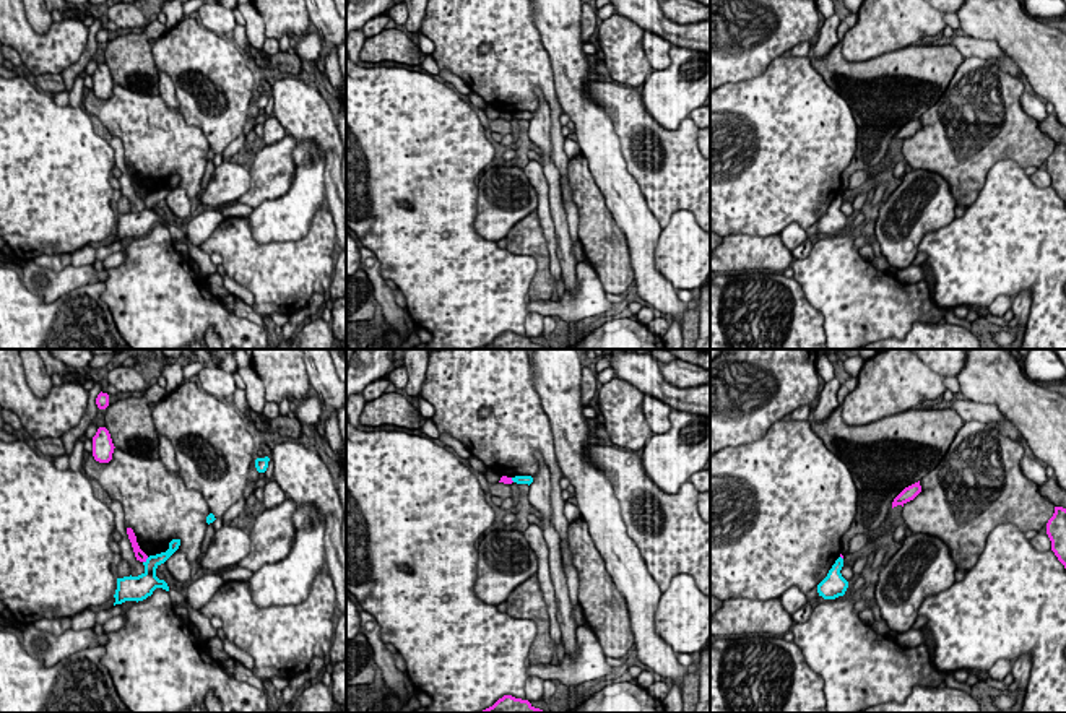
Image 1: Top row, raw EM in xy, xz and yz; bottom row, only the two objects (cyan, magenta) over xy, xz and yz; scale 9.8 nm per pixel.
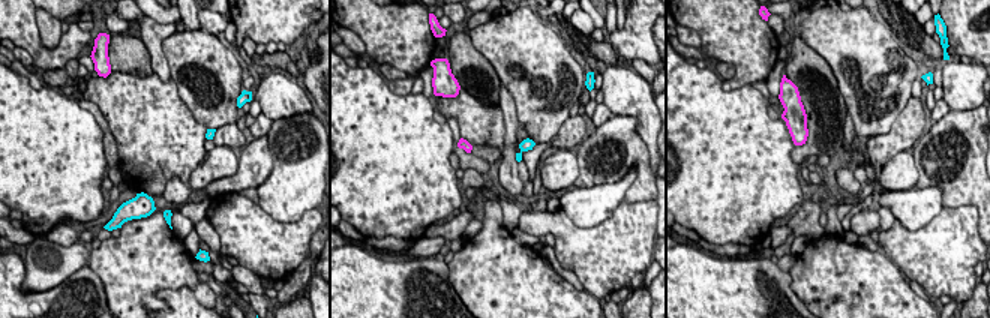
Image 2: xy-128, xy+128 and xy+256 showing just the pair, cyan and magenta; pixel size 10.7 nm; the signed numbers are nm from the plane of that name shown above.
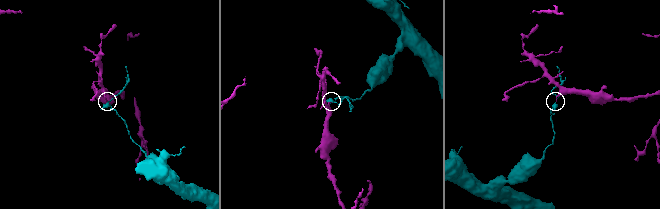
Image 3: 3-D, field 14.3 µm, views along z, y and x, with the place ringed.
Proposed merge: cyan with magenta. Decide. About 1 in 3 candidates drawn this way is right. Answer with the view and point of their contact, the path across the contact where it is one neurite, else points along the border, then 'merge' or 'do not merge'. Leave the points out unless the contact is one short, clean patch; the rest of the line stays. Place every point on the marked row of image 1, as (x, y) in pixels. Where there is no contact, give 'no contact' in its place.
xy (147, 561) | along xy (148, 557), (143, 562) | do not merge

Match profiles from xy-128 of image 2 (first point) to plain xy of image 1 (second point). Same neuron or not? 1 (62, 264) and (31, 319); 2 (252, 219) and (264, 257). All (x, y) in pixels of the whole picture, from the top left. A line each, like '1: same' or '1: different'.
1: different
2: same

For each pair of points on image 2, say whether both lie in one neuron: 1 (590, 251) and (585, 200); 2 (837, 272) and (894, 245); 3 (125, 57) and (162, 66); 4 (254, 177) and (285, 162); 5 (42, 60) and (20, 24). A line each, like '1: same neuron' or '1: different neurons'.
1: different neurons
2: different neurons
3: different neurons
4: different neurons
5: same neuron

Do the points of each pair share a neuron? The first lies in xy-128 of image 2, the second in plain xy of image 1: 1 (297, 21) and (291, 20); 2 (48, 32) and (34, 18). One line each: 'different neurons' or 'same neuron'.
1: same neuron
2: same neuron

